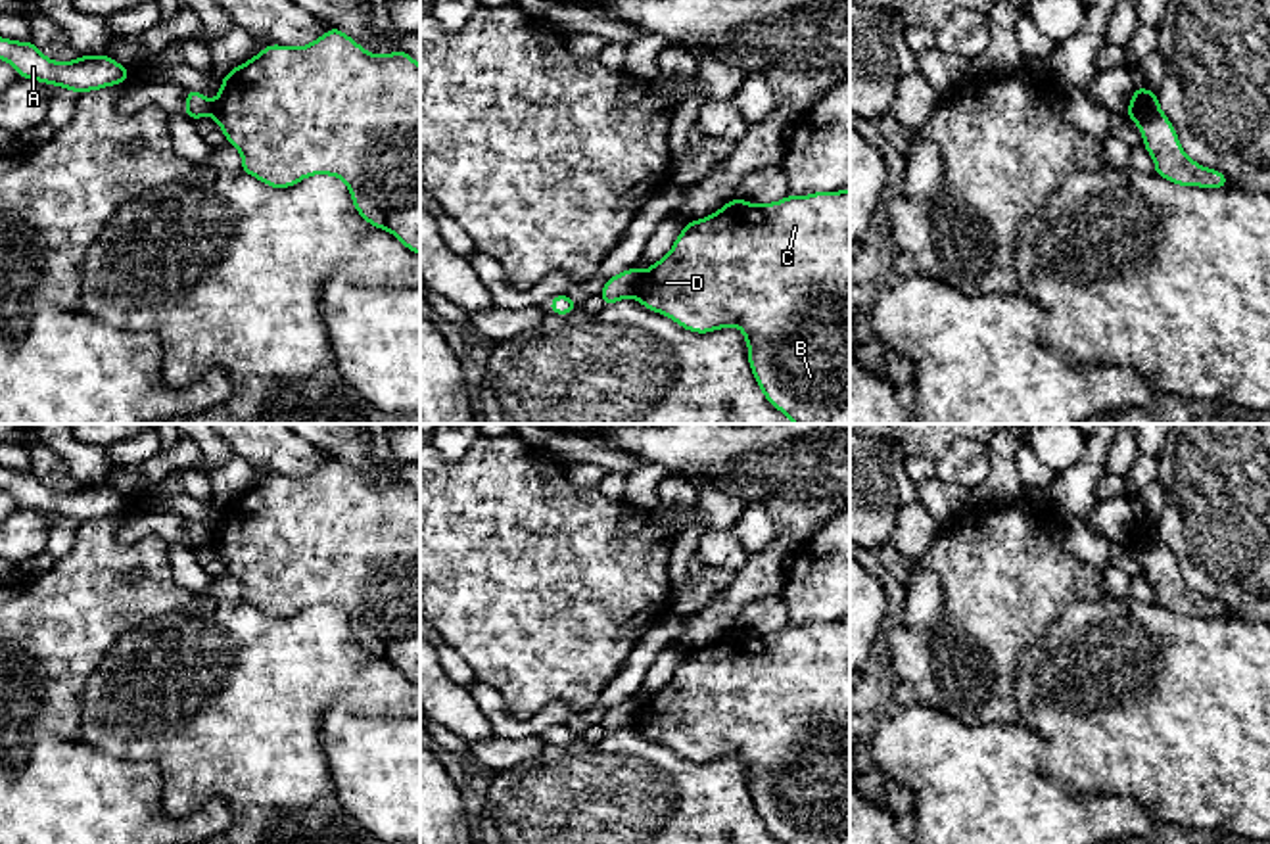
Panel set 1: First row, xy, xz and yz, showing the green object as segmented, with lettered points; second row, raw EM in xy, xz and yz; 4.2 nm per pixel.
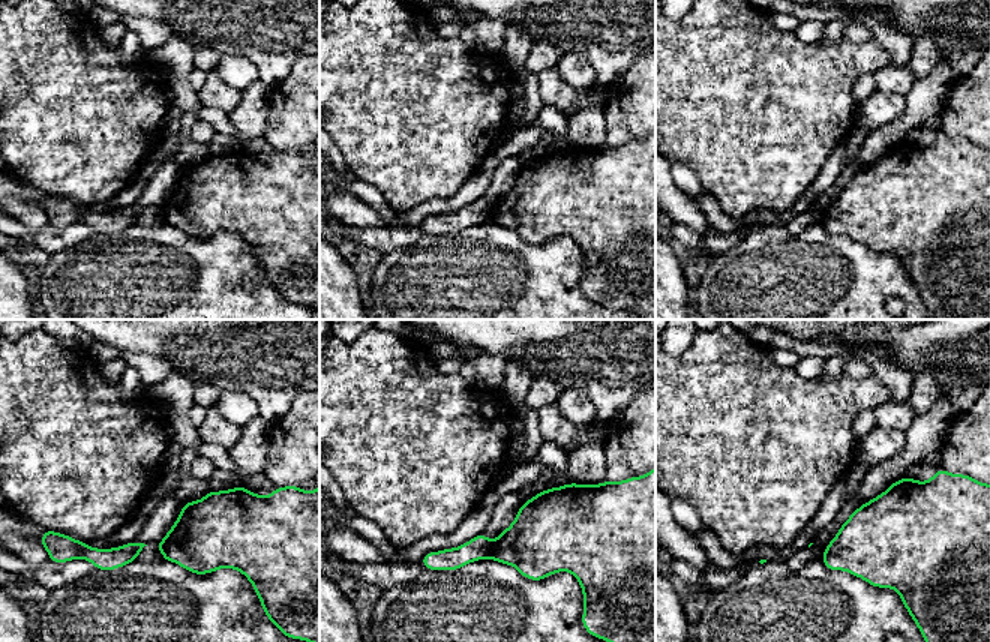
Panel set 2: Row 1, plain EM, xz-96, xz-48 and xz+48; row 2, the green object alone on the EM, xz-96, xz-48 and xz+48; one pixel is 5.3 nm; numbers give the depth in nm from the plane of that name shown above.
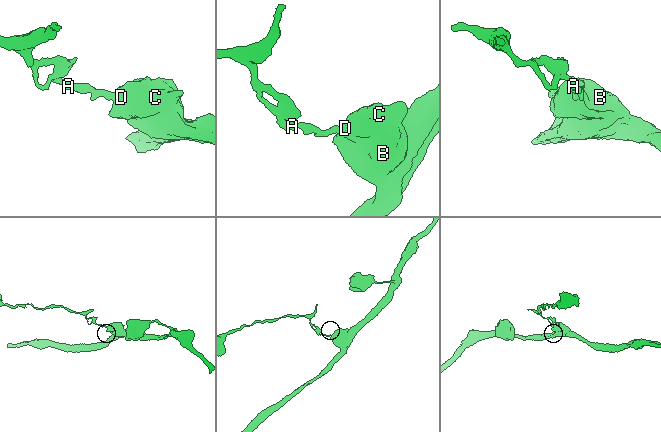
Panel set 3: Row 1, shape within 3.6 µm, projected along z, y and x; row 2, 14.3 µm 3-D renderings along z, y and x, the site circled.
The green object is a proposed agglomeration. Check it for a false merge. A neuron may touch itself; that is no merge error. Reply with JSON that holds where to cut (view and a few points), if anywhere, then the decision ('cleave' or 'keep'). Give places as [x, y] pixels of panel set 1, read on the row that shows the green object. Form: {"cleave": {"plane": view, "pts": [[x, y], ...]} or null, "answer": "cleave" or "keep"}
{"cleave": {"plane": "xz", "pts": [[643, 273], [634, 296]]}, "answer": "cleave"}

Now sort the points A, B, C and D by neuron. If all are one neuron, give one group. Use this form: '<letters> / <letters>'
A / B C D

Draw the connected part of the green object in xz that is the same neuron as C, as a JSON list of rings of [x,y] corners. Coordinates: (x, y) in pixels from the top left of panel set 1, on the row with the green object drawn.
[[[850,188],[788,194],[764,205],[735,198],[714,215],[687,223],[670,253],[643,272],[635,297],[696,334],[739,326],[756,384],[794,424],[850,424]]]

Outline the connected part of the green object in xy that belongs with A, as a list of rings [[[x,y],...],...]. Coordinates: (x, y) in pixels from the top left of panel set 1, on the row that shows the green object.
[[[0,36],[0,59],[17,69],[19,79],[69,88],[77,94],[119,84],[130,71],[109,56],[79,56],[75,61],[52,61],[31,40]]]

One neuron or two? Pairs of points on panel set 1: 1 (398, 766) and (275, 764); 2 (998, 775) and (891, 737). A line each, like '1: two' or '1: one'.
1: two
2: one

